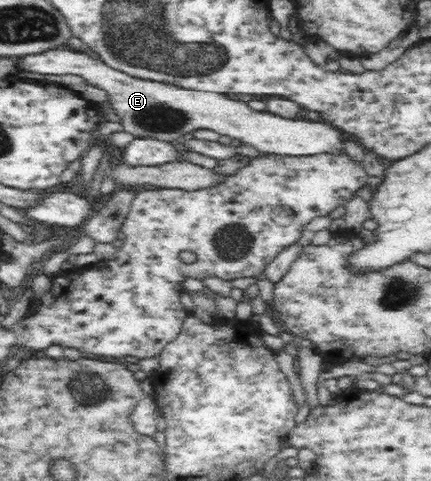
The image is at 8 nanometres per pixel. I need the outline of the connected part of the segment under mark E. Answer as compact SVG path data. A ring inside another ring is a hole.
M72 48L51 49L50 51L36 55L25 55L18 58L17 68L33 72L37 75L52 74L76 74L82 76L99 88L102 88L109 95L109 101L117 116L120 118L122 130L129 132L139 138L156 138L176 142L177 138L186 137L193 130L207 129L217 132L220 136L231 136L241 140L243 145L255 146L259 152L283 155L283 156L315 156L315 155L340 155L345 153L343 139L345 134L333 125L319 121L308 121L307 119L287 119L272 114L271 112L255 112L247 105L246 98L232 97L217 94L214 92L192 91L186 88L179 88L175 85L160 83L152 80L138 79L129 74L115 70L107 66L100 58L93 59L79 50Z

